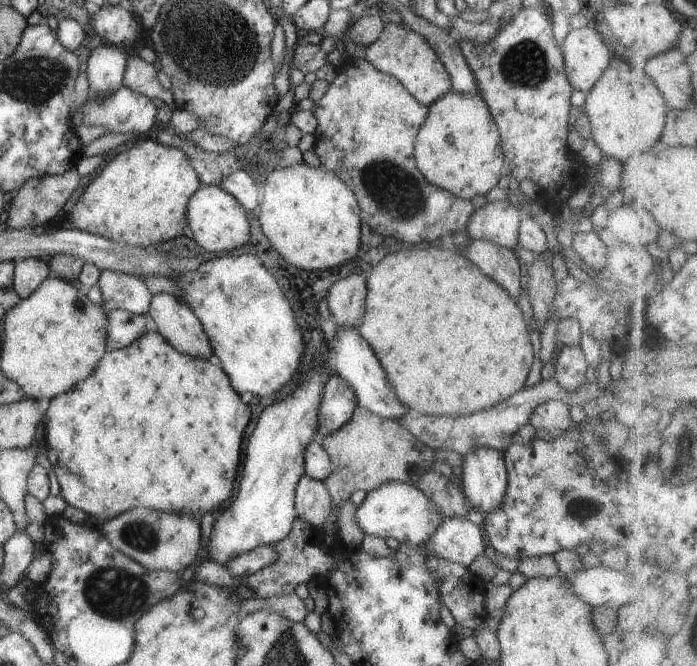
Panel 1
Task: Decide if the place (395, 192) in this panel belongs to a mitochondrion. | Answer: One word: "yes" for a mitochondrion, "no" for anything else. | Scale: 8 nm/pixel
yes

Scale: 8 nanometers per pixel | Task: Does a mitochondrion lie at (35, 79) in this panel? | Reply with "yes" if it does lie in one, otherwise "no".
yes

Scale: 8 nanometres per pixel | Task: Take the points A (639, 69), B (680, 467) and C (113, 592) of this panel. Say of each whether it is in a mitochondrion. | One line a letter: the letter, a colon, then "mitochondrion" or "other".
A: other
B: mitochondrion
C: mitochondrion

